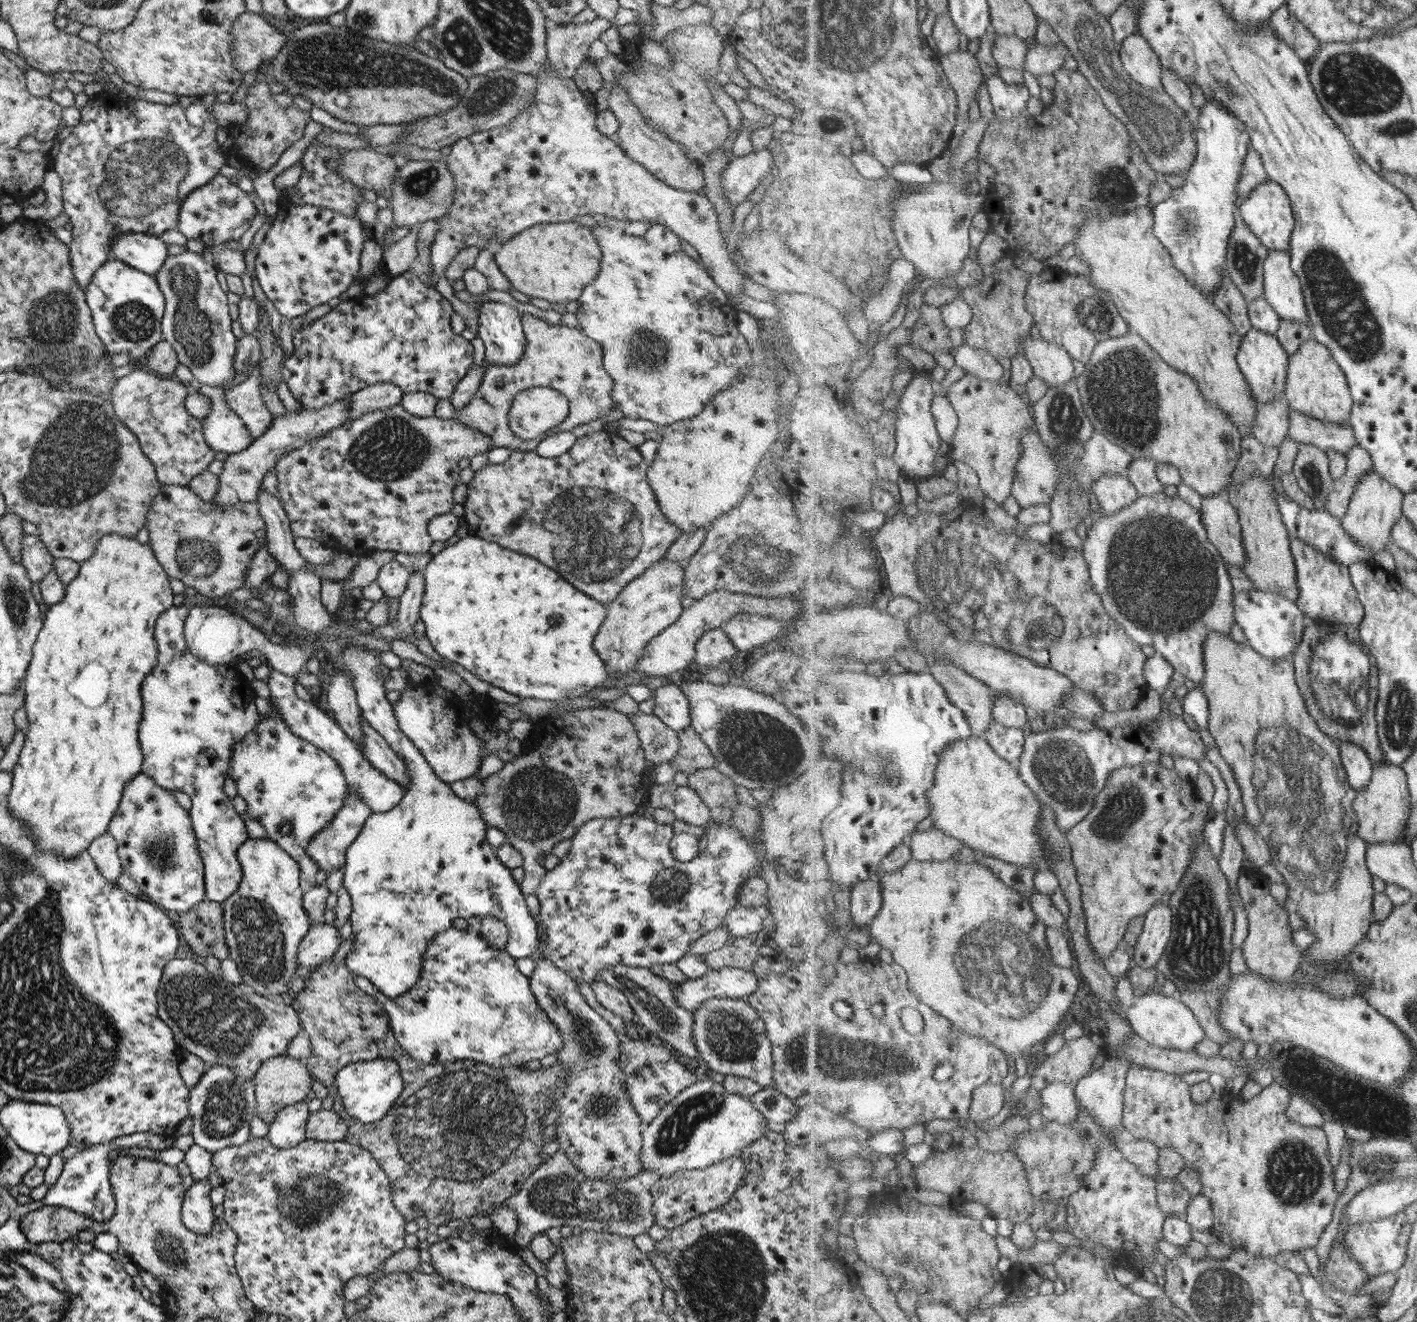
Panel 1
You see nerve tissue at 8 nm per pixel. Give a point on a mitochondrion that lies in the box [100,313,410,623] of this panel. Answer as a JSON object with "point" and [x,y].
{"point":[200,557]}

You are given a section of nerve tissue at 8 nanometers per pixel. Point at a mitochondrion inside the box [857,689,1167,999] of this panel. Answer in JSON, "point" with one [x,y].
{"point":[1064,771]}

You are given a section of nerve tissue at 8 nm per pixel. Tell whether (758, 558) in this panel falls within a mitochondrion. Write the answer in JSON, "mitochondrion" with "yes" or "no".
{"mitochondrion":"yes"}

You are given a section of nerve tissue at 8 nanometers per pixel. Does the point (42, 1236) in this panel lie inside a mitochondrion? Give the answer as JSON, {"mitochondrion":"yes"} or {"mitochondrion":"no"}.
{"mitochondrion":"no"}

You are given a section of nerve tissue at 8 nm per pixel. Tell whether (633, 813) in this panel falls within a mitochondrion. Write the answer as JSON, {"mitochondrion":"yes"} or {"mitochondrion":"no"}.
{"mitochondrion":"no"}

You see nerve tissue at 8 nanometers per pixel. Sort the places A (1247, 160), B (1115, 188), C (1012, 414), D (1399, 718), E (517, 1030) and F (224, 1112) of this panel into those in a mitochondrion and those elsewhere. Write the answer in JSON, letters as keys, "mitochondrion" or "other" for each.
{"A":"other","B":"mitochondrion","C":"other","D":"mitochondrion","E":"other","F":"mitochondrion"}

